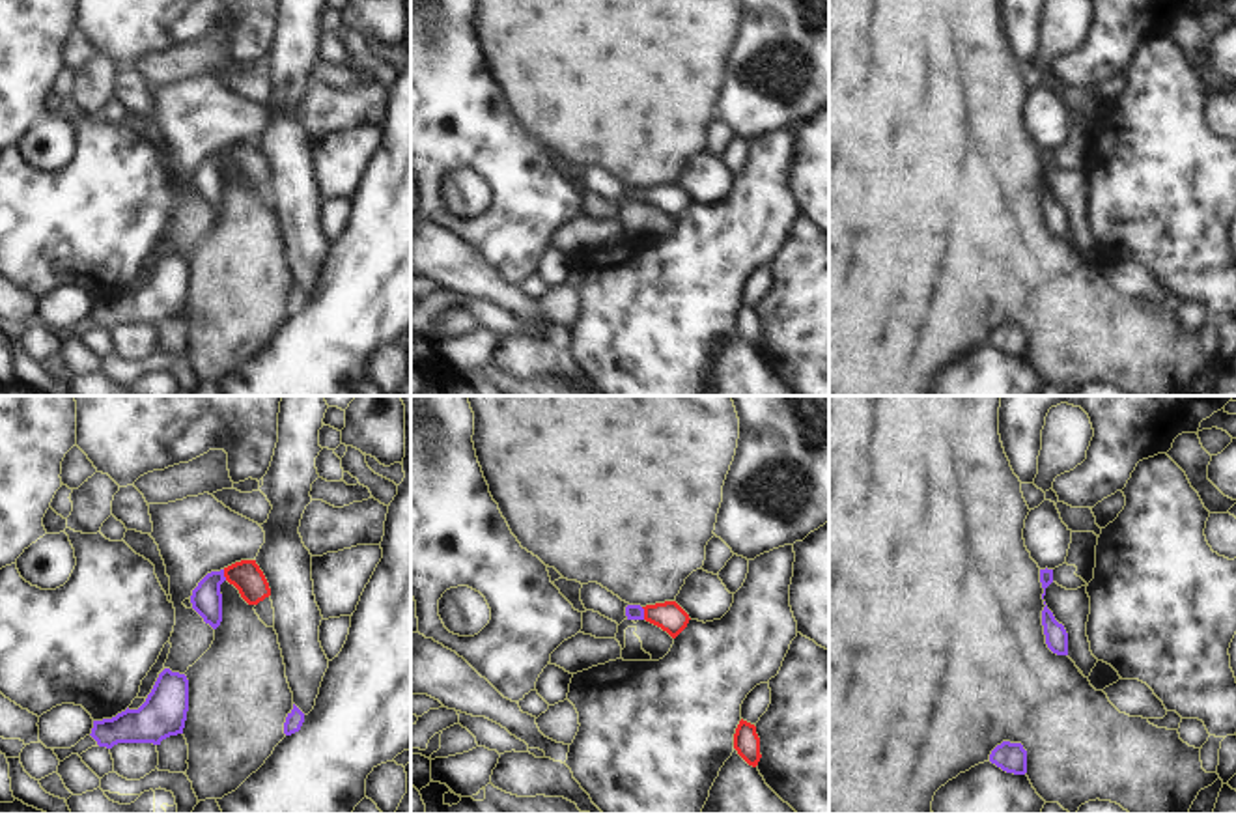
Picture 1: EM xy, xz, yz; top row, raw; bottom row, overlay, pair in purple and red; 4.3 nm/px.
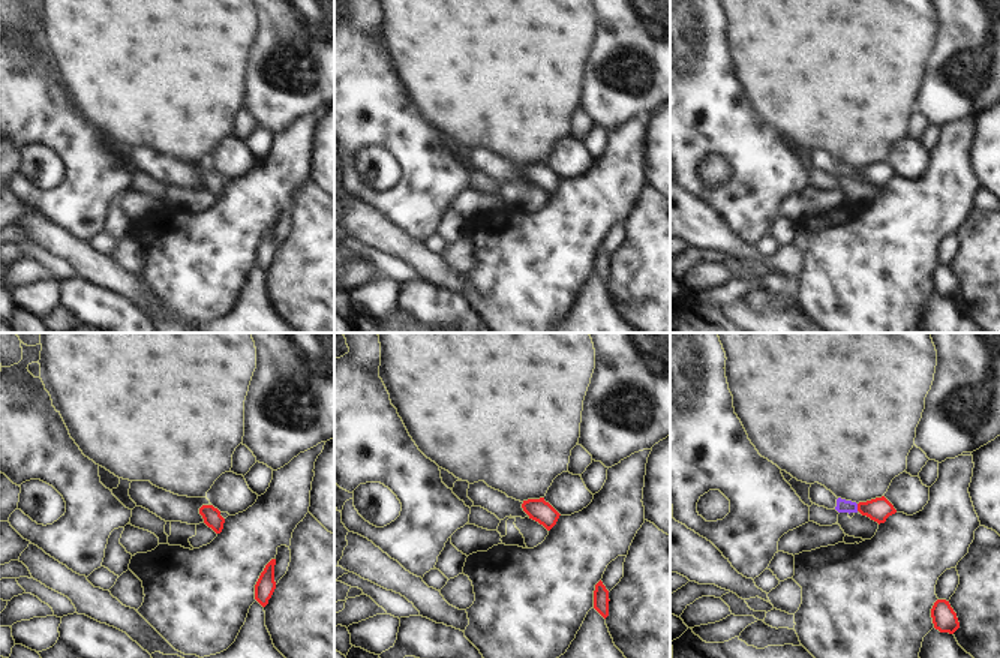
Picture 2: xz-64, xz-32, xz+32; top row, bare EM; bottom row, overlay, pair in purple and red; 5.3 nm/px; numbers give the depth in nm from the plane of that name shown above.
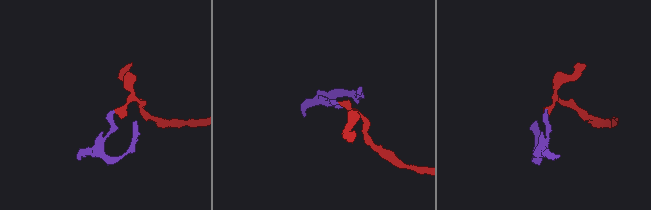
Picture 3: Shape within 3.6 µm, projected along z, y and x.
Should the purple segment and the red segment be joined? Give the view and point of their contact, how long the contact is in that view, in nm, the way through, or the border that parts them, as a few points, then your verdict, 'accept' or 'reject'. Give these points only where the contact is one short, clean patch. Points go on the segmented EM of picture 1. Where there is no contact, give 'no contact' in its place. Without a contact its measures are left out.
meets purple in xz at (643, 613); contact 60 nm long; runs through xz (632, 611), (643, 613), (669, 617); accept

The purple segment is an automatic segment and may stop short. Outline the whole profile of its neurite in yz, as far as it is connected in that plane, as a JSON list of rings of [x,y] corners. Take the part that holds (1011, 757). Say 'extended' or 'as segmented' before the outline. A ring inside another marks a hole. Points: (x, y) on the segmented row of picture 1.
as segmented; [[[1003,741],[991,751],[990,762],[1006,773],[1014,775],[1027,773],[1027,751],[1023,749],[1021,743]]]

